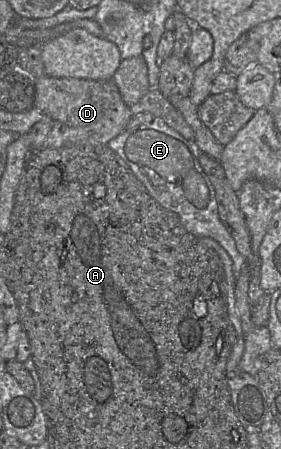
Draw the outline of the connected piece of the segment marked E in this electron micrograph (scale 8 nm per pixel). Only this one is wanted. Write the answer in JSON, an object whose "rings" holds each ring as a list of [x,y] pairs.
{"rings":[[[142,112],[133,115],[125,130],[107,146],[125,161],[156,202],[179,215],[187,231],[217,241],[229,254],[235,273],[242,271],[247,261],[219,217],[215,189],[199,163],[201,151],[194,141],[184,138],[161,118]]]}

